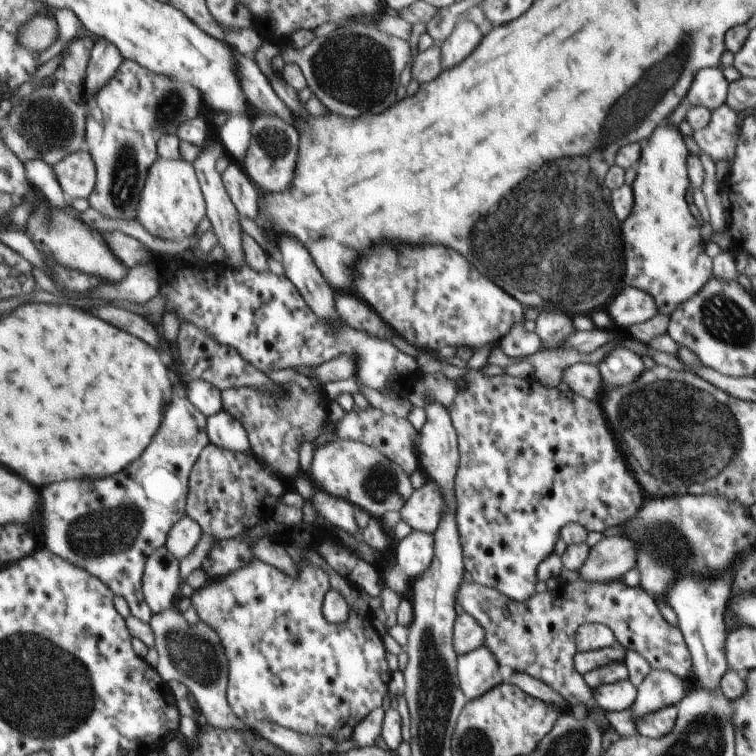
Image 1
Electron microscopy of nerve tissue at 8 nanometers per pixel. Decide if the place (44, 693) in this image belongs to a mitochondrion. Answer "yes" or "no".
yes

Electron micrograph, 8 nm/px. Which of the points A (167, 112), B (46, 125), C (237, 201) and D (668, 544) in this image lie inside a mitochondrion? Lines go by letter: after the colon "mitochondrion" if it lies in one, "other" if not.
A: mitochondrion
B: mitochondrion
C: other
D: mitochondrion

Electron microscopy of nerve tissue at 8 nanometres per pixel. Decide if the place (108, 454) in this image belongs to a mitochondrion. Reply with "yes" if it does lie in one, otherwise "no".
no

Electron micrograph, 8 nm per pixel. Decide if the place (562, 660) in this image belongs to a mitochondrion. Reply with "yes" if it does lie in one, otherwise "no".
no

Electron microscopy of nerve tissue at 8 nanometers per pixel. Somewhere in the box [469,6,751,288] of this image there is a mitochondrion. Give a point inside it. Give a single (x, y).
(626, 113)

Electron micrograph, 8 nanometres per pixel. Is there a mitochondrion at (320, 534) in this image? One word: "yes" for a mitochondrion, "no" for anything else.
no

